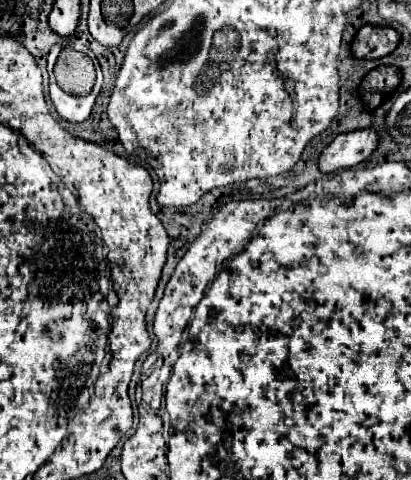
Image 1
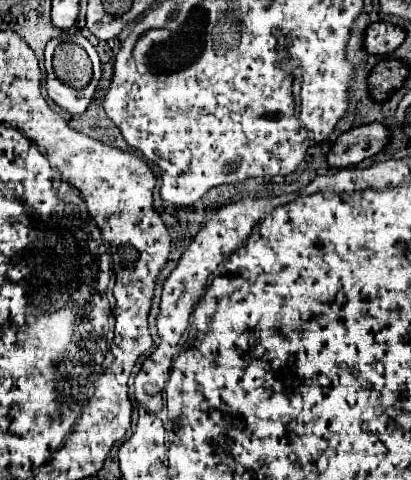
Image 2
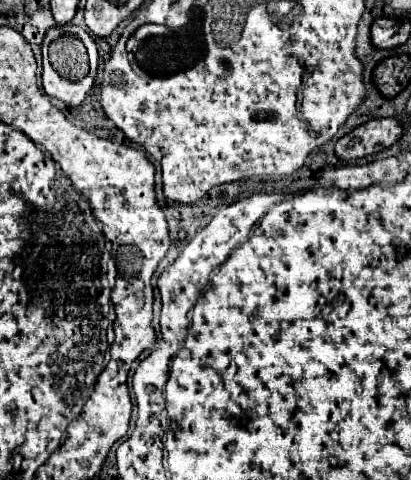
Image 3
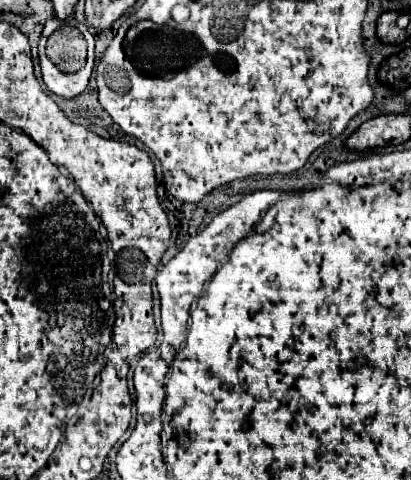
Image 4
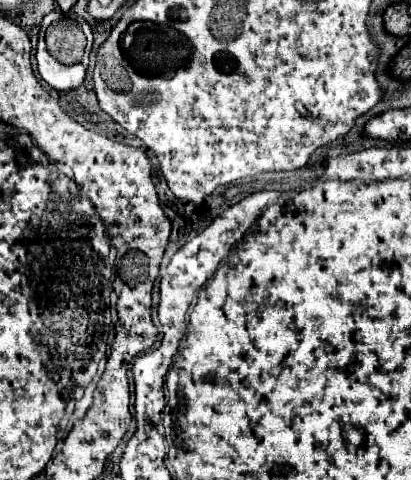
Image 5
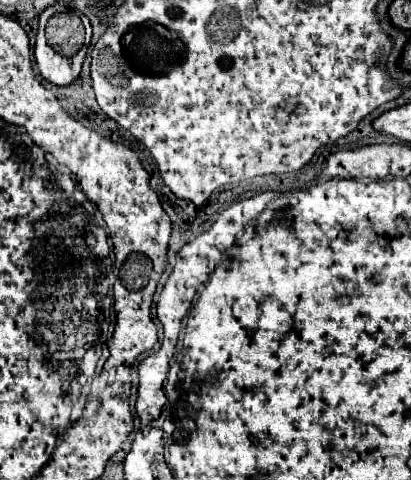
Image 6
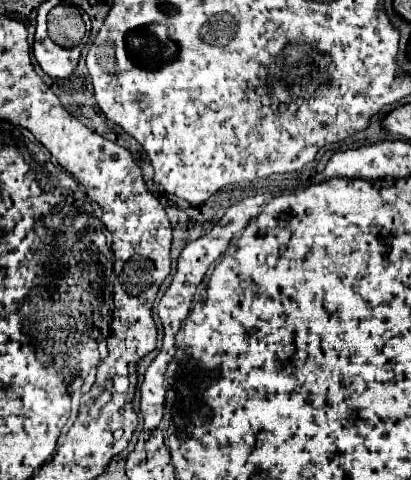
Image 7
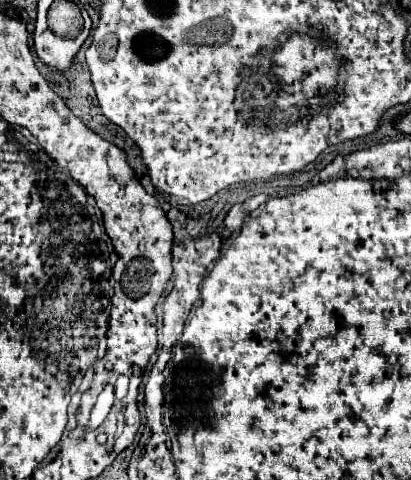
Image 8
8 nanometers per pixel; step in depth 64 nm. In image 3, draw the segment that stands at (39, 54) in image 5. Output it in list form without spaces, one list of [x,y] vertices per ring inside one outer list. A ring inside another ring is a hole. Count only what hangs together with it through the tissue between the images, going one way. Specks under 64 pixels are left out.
[[[96,44],[94,46],[88,46],[88,58],[90,58],[90,72],[84,80],[80,82],[68,82],[64,78],[58,76],[58,72],[52,68],[50,64],[50,58],[44,54],[44,72],[42,72],[42,86],[46,90],[48,96],[54,96],[58,100],[62,100],[66,106],[70,108],[78,108],[88,92],[92,90],[94,86],[94,80],[96,80],[96,72],[98,72],[98,50],[96,50]]]

